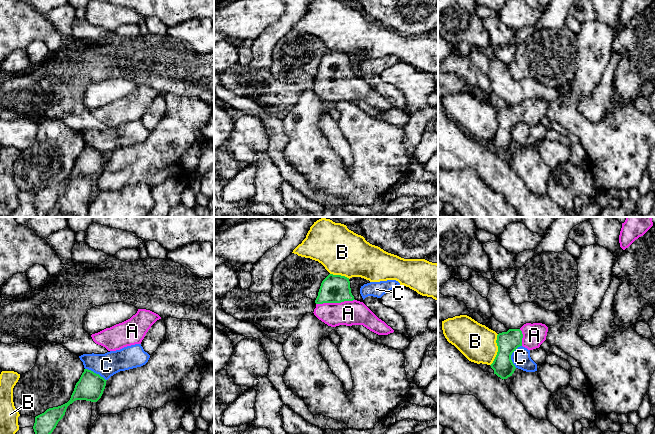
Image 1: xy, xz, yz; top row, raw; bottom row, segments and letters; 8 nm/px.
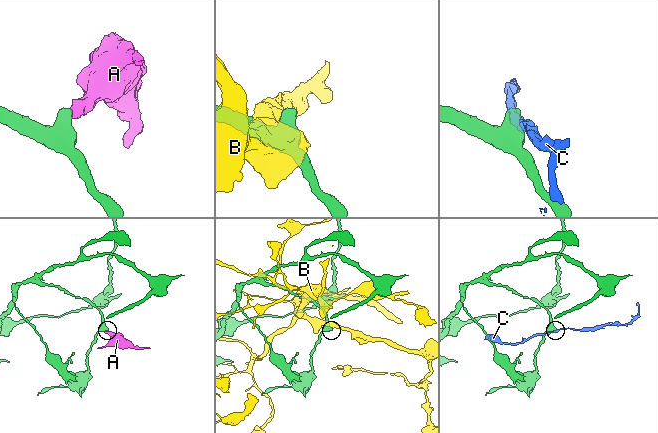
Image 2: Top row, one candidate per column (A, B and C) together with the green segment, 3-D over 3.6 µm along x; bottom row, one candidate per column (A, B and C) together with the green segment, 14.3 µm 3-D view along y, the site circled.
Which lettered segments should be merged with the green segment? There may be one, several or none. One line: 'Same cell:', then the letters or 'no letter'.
Same cell: A

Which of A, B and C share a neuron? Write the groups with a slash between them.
A / B / C

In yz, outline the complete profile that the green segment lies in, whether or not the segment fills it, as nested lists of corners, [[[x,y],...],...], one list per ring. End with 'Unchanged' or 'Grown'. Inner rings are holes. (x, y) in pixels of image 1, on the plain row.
[[[526,99],[520,105],[509,105],[497,111],[498,128],[490,141],[501,155],[512,152],[516,143],[511,136],[512,129],[520,122],[533,126],[546,116],[548,103],[542,99]]]. Grown

